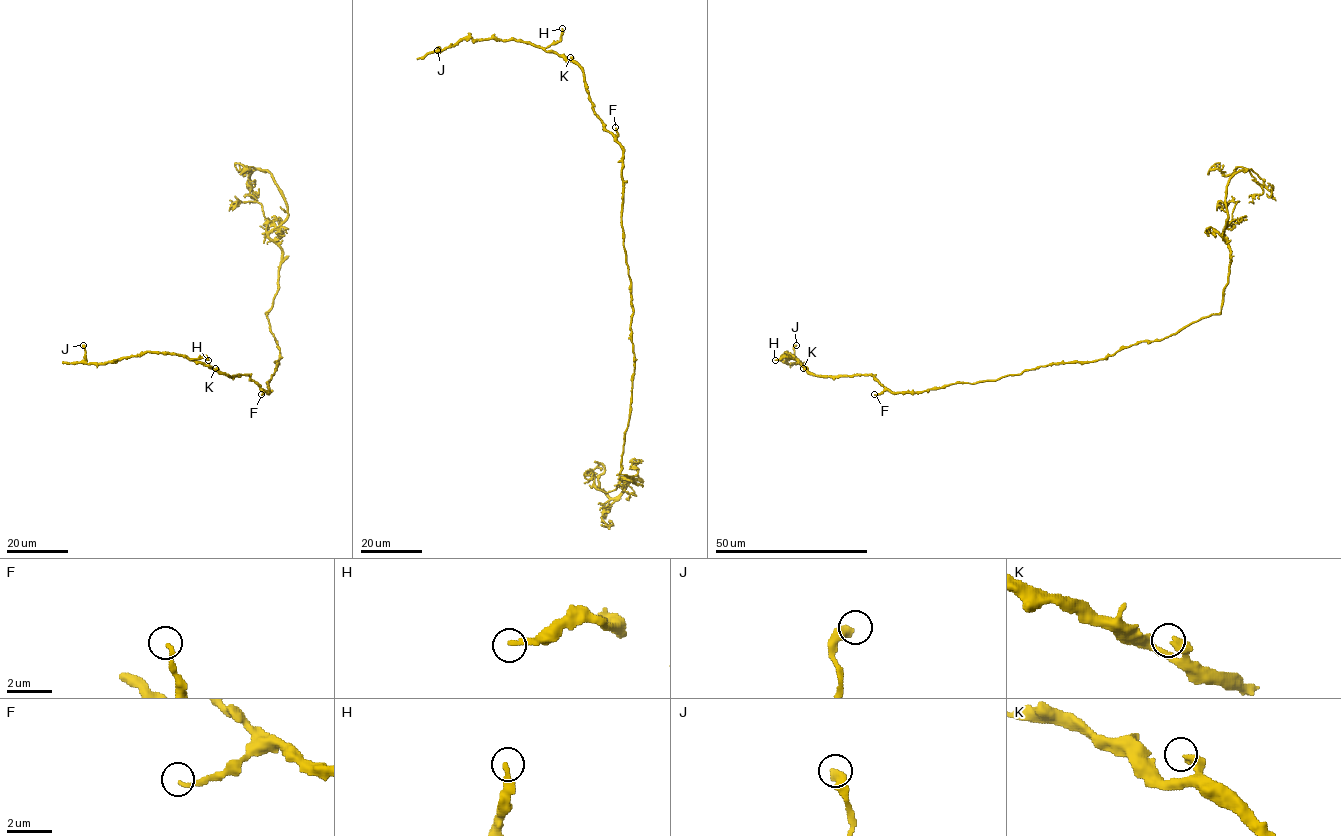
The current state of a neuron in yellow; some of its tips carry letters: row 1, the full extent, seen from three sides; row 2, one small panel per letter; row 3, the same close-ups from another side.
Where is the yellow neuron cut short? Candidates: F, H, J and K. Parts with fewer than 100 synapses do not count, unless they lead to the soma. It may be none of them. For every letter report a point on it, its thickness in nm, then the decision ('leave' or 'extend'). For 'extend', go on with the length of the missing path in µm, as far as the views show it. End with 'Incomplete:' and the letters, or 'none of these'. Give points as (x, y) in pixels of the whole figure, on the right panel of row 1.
F: (874, 394) | 180 nm | leave
H: (775, 360) | 260 nm | leave
J: (796, 345) | 440 nm | leave
K: (803, 368) | 380 nm | leave
Incomplete: none of these

